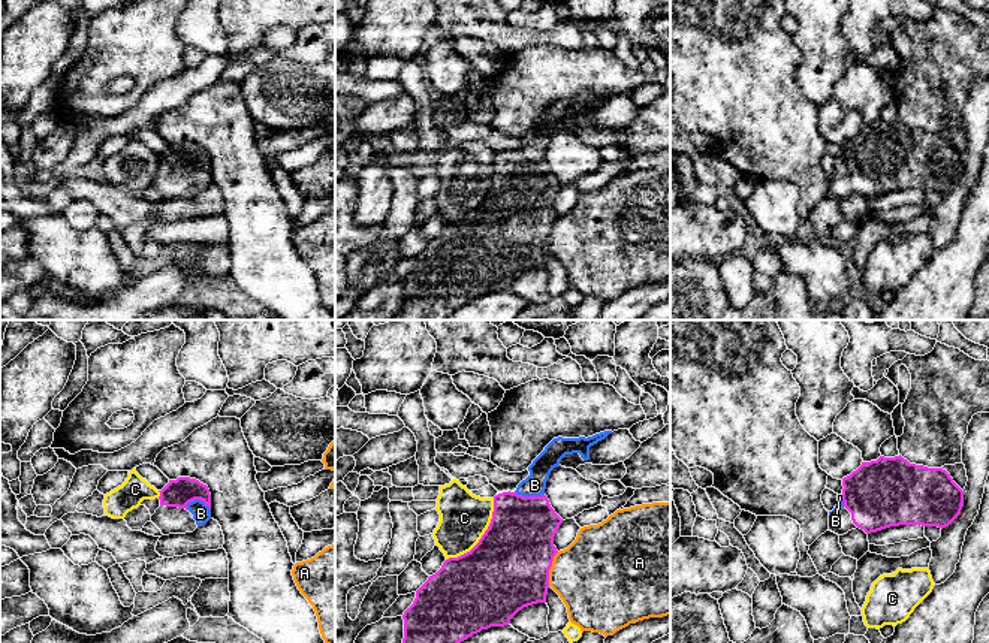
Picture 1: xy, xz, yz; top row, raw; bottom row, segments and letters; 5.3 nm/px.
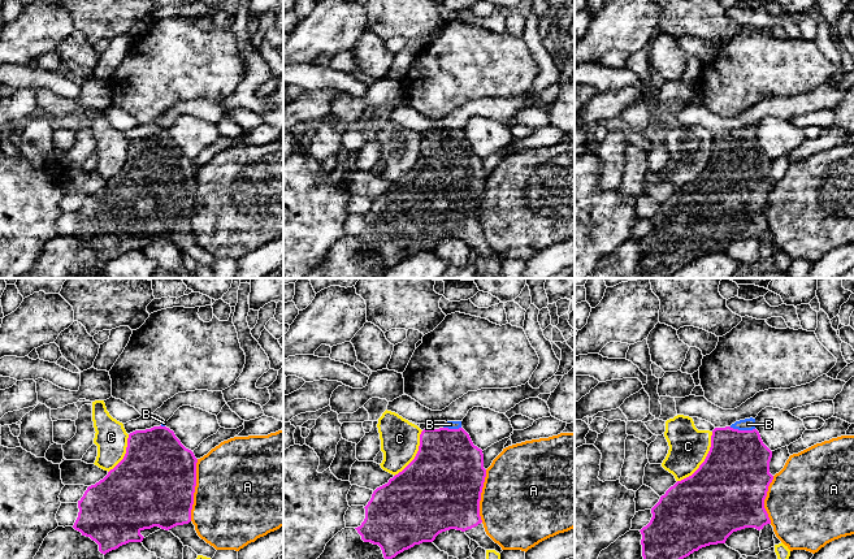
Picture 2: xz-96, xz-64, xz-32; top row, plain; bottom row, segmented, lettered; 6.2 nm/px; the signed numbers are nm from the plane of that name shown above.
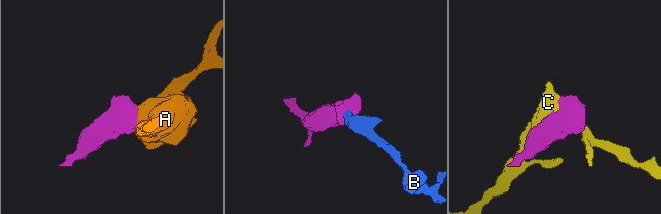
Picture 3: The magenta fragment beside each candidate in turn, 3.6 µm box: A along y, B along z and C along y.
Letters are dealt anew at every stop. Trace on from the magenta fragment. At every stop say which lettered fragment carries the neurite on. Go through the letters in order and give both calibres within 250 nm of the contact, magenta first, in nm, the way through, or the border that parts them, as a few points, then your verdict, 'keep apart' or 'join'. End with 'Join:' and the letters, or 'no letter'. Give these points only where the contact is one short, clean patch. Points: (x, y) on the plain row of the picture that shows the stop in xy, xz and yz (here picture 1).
A: calibres 440 and 420 nm; keep apart
B: calibres 150 and 100 nm; way xy (178, 157), (187, 157), (198, 163), (201, 178); join
C: calibres 440 and 260 nm; keep apart
Join: B

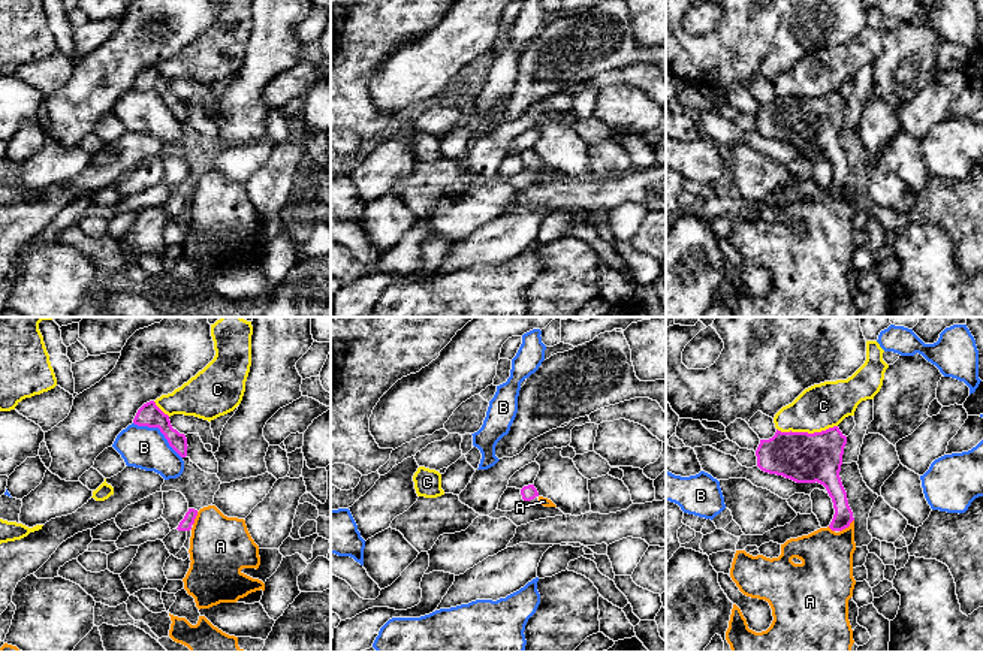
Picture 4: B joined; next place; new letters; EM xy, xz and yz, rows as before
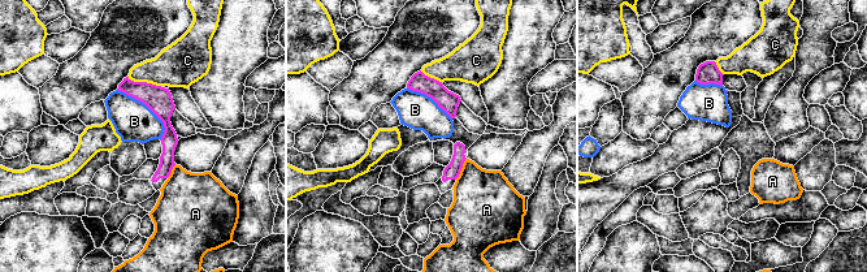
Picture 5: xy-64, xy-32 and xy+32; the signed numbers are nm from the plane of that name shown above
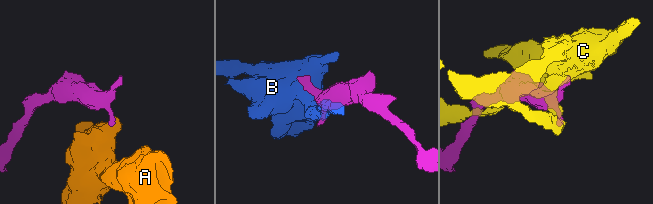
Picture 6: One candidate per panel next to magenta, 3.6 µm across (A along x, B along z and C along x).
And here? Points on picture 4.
A: calibres 100 and 280 nm; border yz (853, 184), (840, 196); keep apart
B: calibres 120 and 220 nm; keep apart
C: calibres 280 and 240 nm; keep apart
Join: no letter

